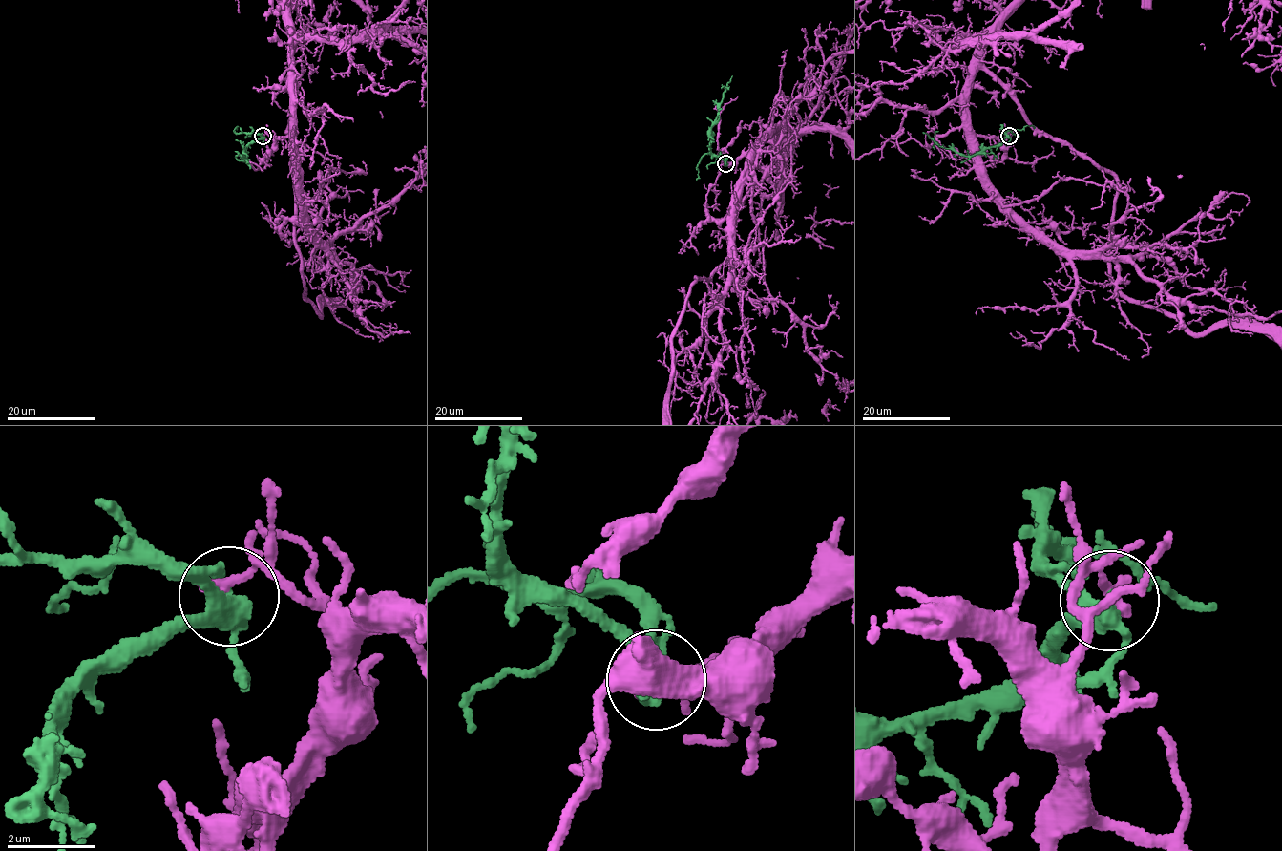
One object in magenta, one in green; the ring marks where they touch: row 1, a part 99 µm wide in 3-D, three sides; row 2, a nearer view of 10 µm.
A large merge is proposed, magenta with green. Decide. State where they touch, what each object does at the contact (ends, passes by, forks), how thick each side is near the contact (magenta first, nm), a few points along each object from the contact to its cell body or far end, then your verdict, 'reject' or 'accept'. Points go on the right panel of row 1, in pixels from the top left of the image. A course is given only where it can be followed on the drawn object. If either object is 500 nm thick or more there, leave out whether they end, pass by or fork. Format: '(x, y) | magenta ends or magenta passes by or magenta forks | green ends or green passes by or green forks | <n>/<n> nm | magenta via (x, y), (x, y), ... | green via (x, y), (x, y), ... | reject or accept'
(1009, 136) | magenta ends | green forks | 240/320 nm | green via (1009, 135), (1001, 142), (969, 156), (939, 146), (922, 133) | reject

